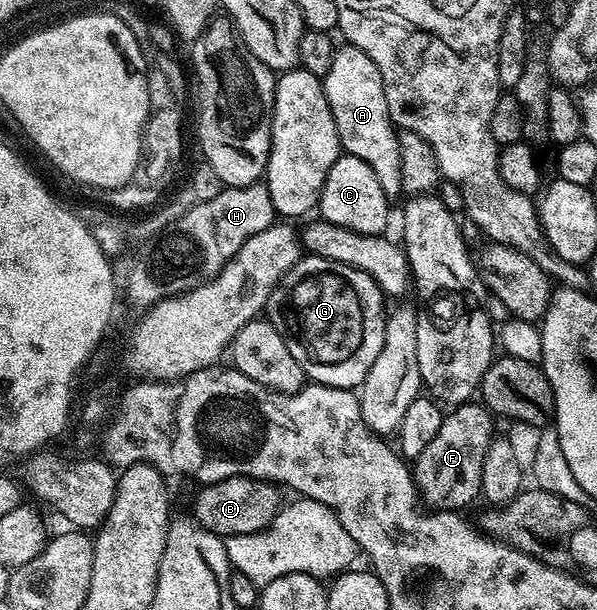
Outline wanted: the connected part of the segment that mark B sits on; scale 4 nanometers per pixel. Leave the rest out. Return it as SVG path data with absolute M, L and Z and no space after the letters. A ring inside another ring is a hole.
M231 476L227 480L217 480L214 484L208 484L198 490L200 492L195 500L194 517L199 524L220 538L265 531L285 504L284 498L279 497L280 489L272 481L252 480L249 476Z

